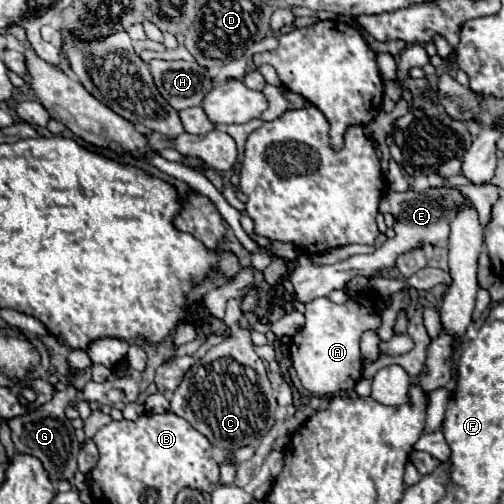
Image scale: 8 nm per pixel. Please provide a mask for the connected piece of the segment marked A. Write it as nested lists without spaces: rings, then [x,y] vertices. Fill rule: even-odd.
[[[327,297],[315,299],[305,305],[305,325],[291,339],[289,355],[297,371],[301,385],[315,395],[333,395],[339,391],[353,389],[361,381],[363,357],[361,357],[361,335],[365,331],[377,331],[381,327],[381,313],[375,301],[369,297],[349,299],[343,305],[331,303]]]

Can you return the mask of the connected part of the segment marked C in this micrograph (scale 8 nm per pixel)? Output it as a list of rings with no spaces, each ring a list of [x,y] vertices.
[[[229,299],[223,321],[229,325],[231,337],[213,347],[199,363],[189,369],[177,391],[171,395],[171,411],[189,421],[221,451],[235,451],[237,447],[251,445],[267,435],[275,423],[277,401],[267,379],[267,369],[253,351],[251,335],[239,325],[241,311],[235,299]]]

